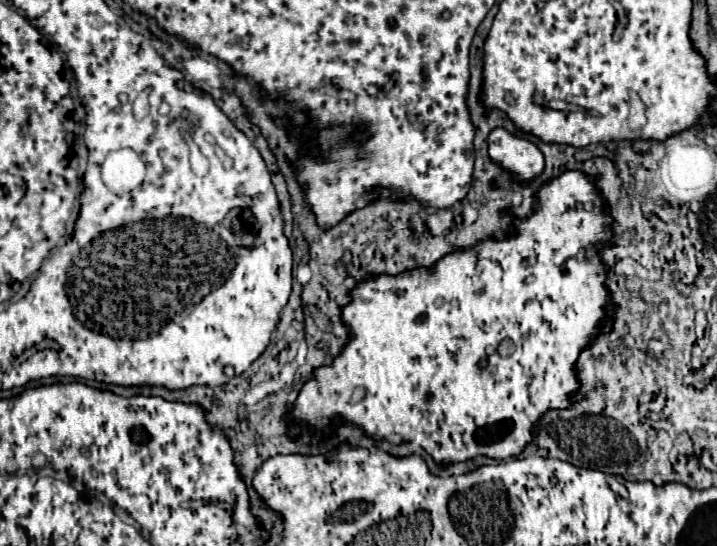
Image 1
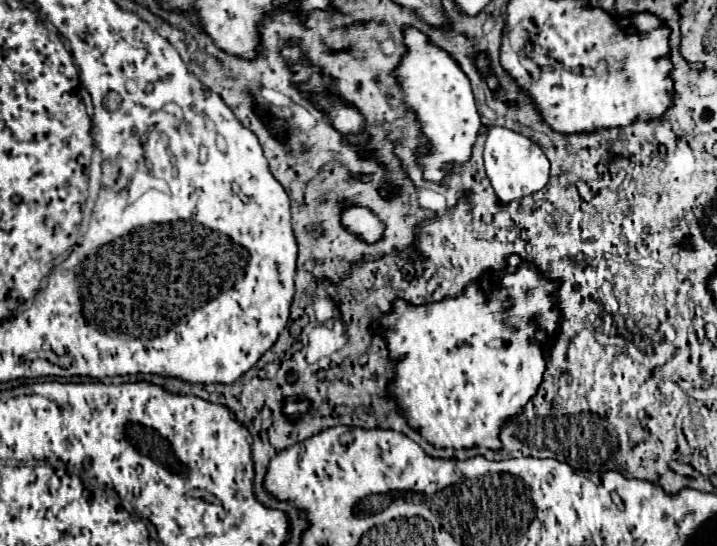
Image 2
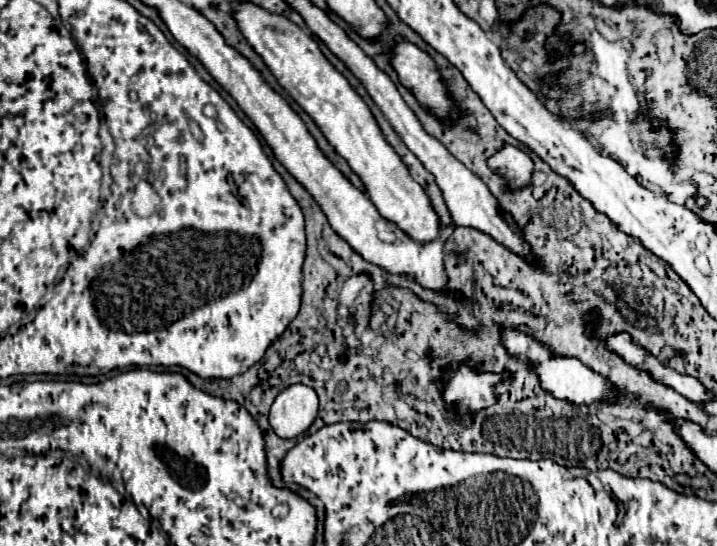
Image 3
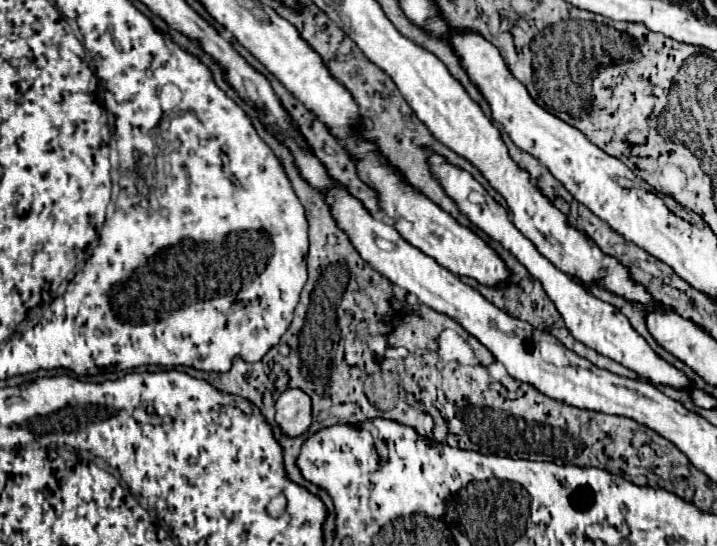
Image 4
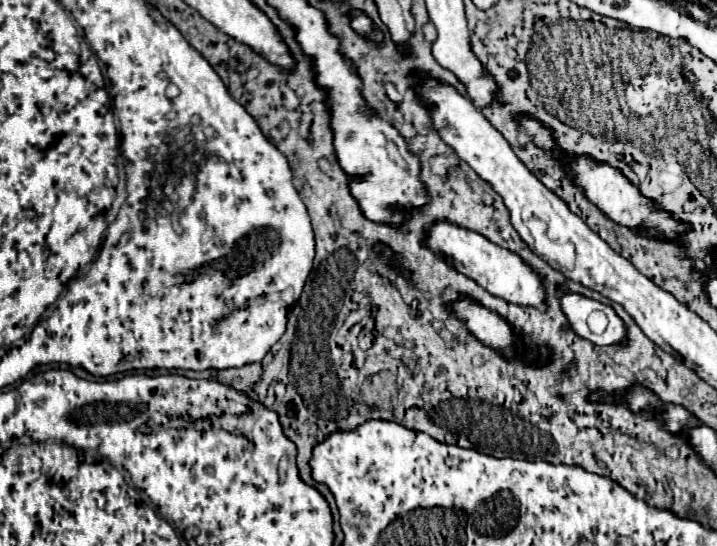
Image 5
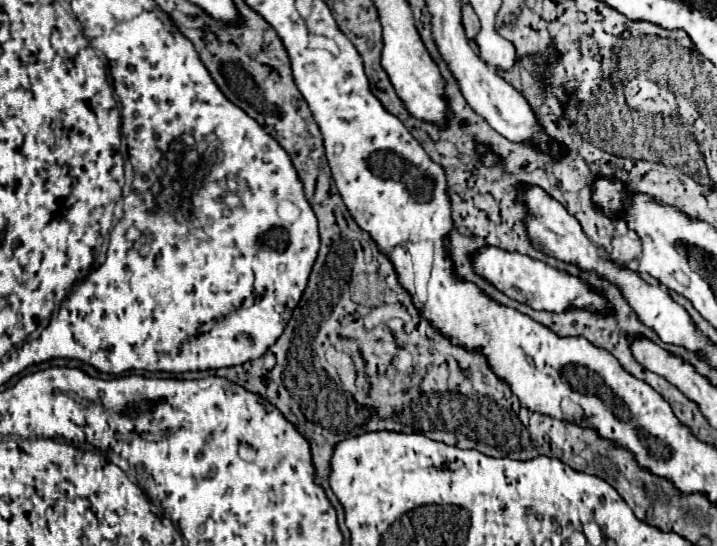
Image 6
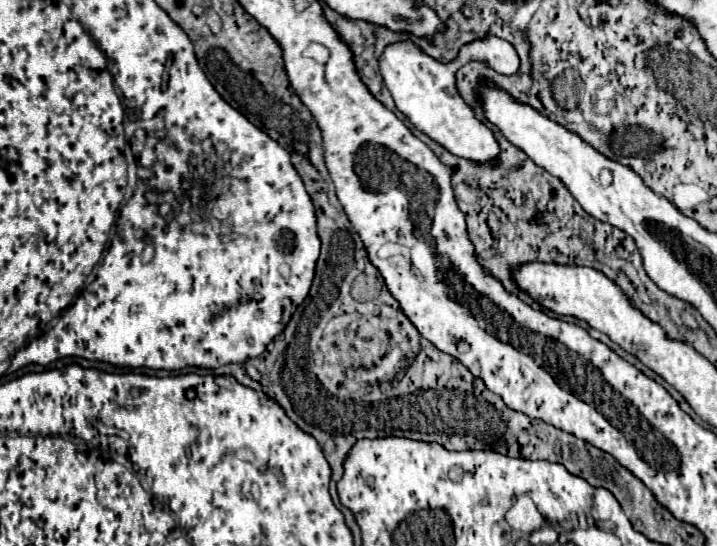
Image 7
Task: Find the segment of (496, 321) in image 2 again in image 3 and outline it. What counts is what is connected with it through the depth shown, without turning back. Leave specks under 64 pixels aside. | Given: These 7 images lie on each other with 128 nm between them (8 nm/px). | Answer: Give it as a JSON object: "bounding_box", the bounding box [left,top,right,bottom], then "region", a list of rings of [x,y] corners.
{"bounding_box":[442,364,510,428],"region":[[[460,364],[458,368],[448,368],[442,384],[442,400],[446,408],[454,410],[456,422],[464,428],[472,424],[474,414],[496,404],[496,386],[504,378],[510,378],[508,370],[502,372],[480,372],[474,366]]]}

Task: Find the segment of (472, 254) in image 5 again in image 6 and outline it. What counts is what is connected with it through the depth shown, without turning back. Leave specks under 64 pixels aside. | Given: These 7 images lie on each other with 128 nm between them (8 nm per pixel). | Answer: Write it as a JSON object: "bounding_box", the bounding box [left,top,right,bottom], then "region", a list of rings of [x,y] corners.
{"bounding_box":[472,246,604,312],"region":[[[496,246],[478,248],[472,256],[472,270],[504,292],[508,298],[522,302],[534,310],[548,310],[548,312],[564,312],[568,308],[588,308],[588,310],[604,310],[604,300],[596,294],[590,286],[586,286],[580,278],[560,272],[540,260],[518,252],[506,252]]]}

